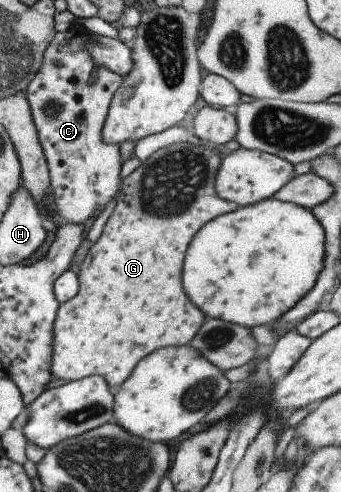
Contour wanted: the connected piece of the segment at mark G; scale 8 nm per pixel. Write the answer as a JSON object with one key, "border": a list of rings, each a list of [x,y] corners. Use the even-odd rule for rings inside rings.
{"border":[[[173,144],[157,149],[121,180],[117,204],[77,270],[77,295],[59,303],[56,309],[48,369],[53,379],[69,383],[98,375],[108,388],[113,388],[120,386],[145,356],[164,347],[187,345],[193,339],[205,317],[181,290],[181,260],[201,226],[238,208],[216,196],[214,177],[220,160],[219,153],[208,148]]]}

